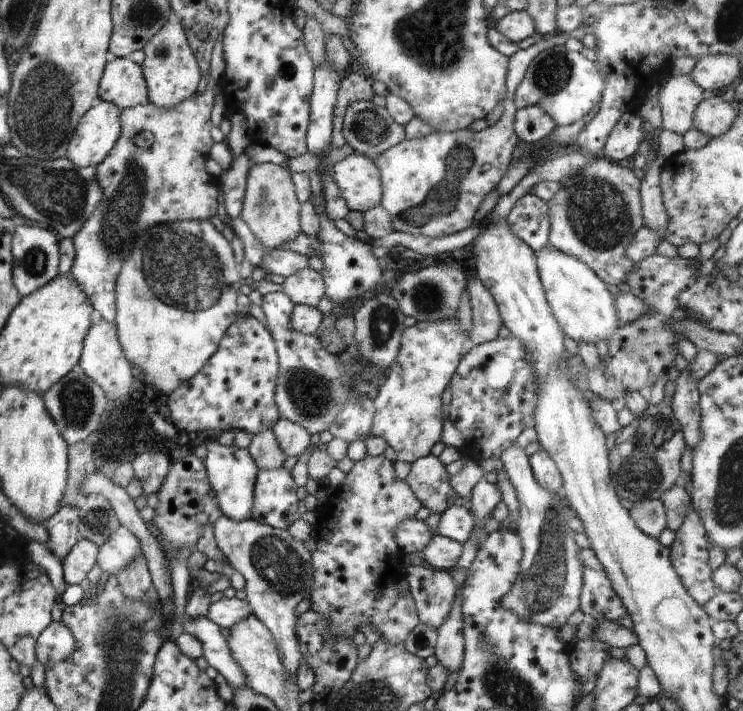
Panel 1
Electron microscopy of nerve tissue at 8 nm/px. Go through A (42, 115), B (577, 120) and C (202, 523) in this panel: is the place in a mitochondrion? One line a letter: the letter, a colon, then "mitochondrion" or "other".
A: mitochondrion
B: other
C: other

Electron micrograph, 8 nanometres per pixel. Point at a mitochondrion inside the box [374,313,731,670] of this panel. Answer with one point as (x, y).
(542, 586)

